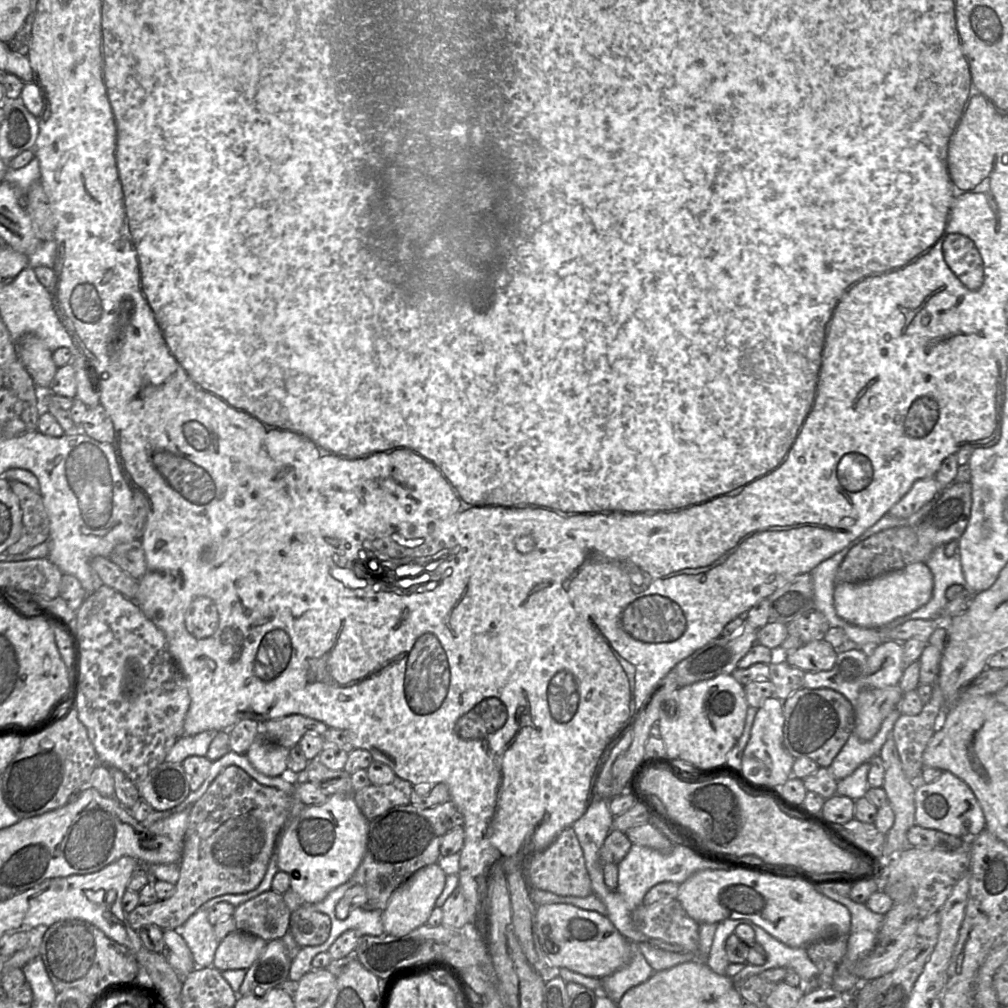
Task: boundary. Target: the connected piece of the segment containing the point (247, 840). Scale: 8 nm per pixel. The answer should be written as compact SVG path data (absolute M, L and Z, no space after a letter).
M229 766L225 768L222 772L220 772L220 774L211 783L208 790L190 809L188 825L184 837L182 857L179 862L180 864L179 879L176 884L174 894L167 899L158 900L151 904L147 905L139 904L135 909L127 913L126 918L131 928L135 931L138 931L144 926L156 925L160 927L162 930L175 930L177 927L182 926L188 920L188 918L191 915L193 915L200 908L200 906L202 906L208 900L225 894L242 894L256 889L260 885L261 881L265 876L270 858L275 851L275 847L281 833L289 824L289 812L291 811L291 797L293 797L293 795L287 794L284 791L281 791L274 787L268 787L259 784L256 780L250 777L244 770L242 770L237 766Z

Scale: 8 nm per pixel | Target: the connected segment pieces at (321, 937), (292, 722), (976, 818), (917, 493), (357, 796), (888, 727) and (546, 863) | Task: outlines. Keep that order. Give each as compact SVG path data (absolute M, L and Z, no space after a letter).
M303 904L291 913L289 931L302 948L322 945L329 937L331 920L329 916Z
M291 714L261 723L260 735L270 742L291 749L299 743L305 733L323 736L328 728L321 721L301 714Z
M949 771L931 783L915 782L915 823L921 827L972 839L986 829L982 807L969 785Z
M935 477L920 479L914 482L910 490L888 511L896 518L909 518L939 493Z
M396 776L389 784L370 784L354 792L354 799L363 815L371 821L394 807L410 804L412 790L410 782Z
M894 708L883 721L878 733L868 741L860 739L853 732L828 767L831 775L838 781L851 775L860 765L869 762L879 755L887 738L892 735L893 727L901 716L898 708Z
M572 827L563 829L544 850L531 854L522 864L529 889L539 889L560 896L586 897L593 894L583 851Z

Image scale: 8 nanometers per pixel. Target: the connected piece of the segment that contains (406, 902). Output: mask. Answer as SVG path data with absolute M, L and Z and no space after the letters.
M437 863L427 865L415 872L391 895L382 911L382 923L386 935L404 936L427 923L438 897L443 892L446 874Z

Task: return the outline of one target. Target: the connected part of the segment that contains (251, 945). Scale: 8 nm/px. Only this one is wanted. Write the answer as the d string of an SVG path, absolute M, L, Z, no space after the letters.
M235 931L220 941L212 966L219 971L247 970L260 956L267 941L250 933Z

